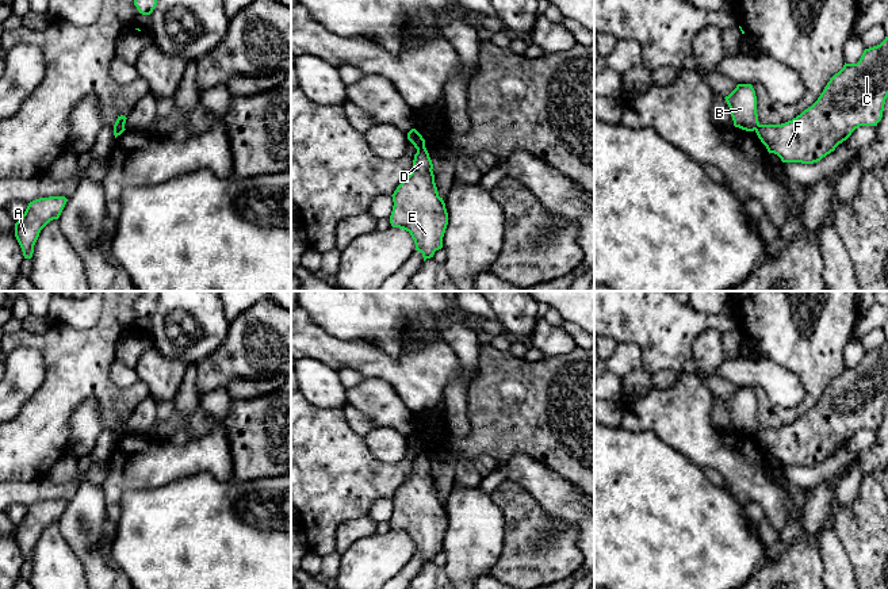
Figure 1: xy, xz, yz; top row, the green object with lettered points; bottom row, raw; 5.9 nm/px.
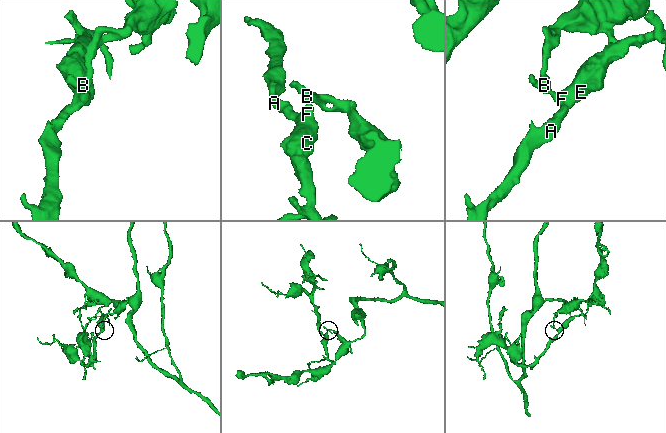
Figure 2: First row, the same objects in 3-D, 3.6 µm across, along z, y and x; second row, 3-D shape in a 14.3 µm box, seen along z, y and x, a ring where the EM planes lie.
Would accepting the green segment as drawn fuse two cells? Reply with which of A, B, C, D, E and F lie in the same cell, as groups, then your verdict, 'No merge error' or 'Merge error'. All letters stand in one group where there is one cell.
Groups: A C D E F / B. Merge error

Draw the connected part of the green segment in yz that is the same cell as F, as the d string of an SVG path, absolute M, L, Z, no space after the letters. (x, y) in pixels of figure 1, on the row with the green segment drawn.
M888 37L873 47L865 49L857 64L846 64L835 73L818 100L800 115L781 125L759 125L755 130L769 153L777 154L782 162L814 164L835 150L860 126L877 126L883 118L888 97Z

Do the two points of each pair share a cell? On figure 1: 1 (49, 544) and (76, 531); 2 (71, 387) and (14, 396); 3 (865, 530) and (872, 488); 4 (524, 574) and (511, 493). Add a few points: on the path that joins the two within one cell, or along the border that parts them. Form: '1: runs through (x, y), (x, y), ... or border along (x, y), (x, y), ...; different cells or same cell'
1: border along (57, 523), (61, 535), (80, 563); different cells
2: border along (45, 363), (42, 385), (14, 417); different cells
3: runs through (872, 519), (872, 498); same cell
4: runs through (524, 554), (523, 513); same cell

